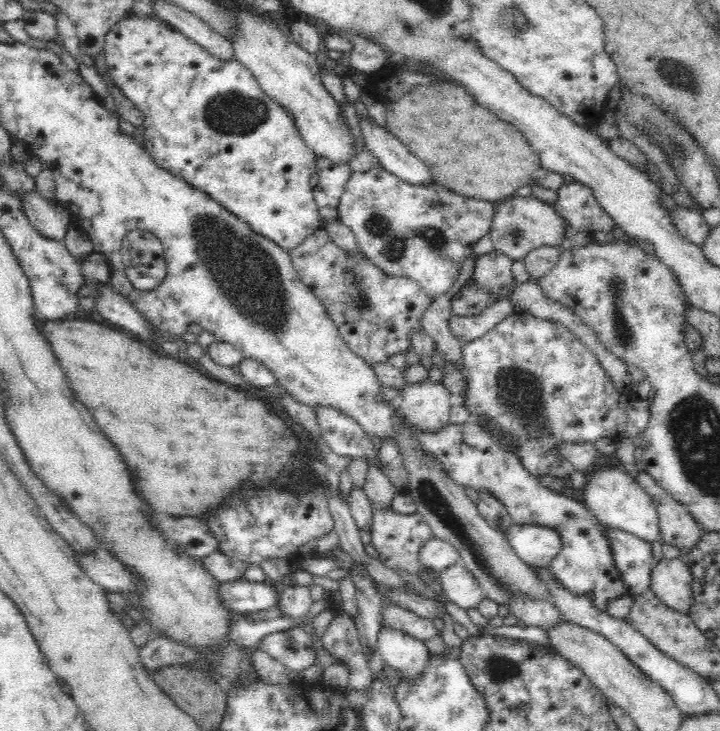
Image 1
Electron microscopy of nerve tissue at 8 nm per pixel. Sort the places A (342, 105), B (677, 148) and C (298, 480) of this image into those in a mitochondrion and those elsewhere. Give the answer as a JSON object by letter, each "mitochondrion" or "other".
{"A":"other","B":"mitochondrion","C":"mitochondrion"}

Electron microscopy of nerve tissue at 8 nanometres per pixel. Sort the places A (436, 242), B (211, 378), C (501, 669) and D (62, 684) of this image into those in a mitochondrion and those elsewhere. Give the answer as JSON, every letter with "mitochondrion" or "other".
{"A":"mitochondrion","B":"other","C":"mitochondrion","D":"other"}

